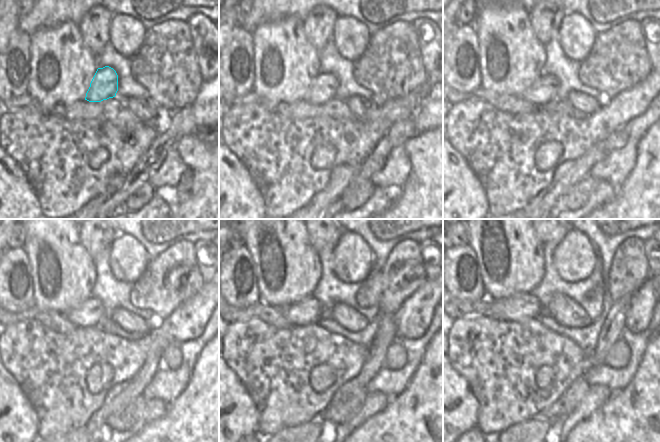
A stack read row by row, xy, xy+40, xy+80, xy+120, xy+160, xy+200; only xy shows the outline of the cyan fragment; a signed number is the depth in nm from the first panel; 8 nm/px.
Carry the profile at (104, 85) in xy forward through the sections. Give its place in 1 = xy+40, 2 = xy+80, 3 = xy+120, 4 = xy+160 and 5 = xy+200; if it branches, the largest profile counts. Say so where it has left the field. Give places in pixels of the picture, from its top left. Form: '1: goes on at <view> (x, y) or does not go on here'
1: goes on at xy+40 (324, 87)
2: goes on at xy+80 (544, 90)
3: goes on at xy+120 (90, 313)
4: goes on at xy+160 (307, 311)
5: goes on at xy+200 (520, 306)

